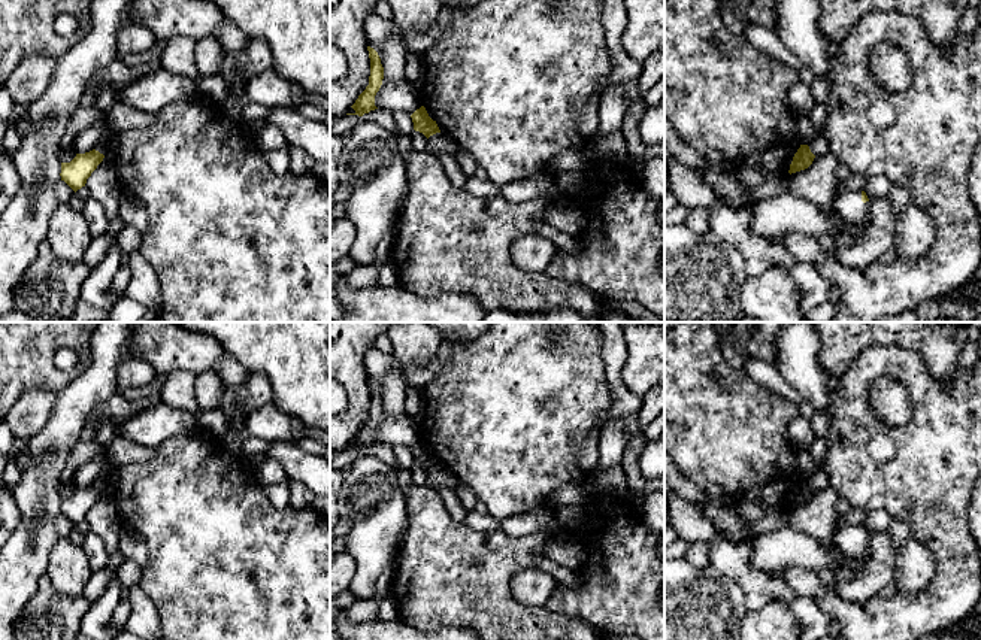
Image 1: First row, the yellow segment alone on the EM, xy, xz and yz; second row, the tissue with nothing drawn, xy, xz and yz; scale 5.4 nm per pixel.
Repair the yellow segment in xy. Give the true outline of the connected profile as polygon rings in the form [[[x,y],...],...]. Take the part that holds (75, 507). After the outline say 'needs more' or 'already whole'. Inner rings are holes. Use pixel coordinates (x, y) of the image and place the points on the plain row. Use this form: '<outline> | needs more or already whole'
[[[93,483],[85,488],[76,488],[70,497],[61,497],[61,515],[64,515],[75,527],[85,521],[87,513],[103,495],[105,489]]] | already whole

